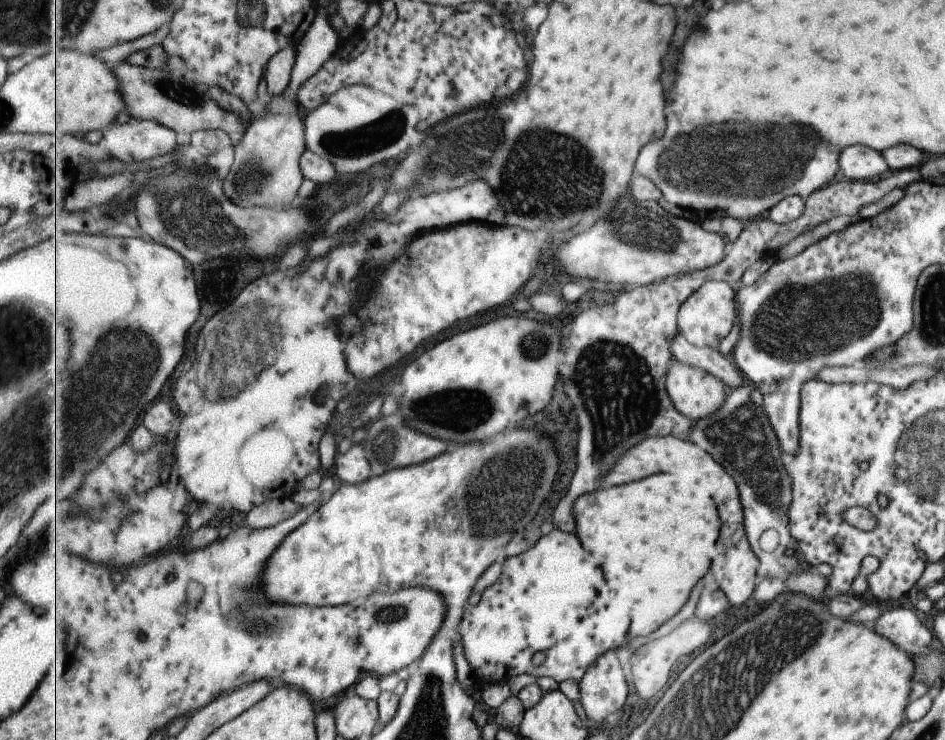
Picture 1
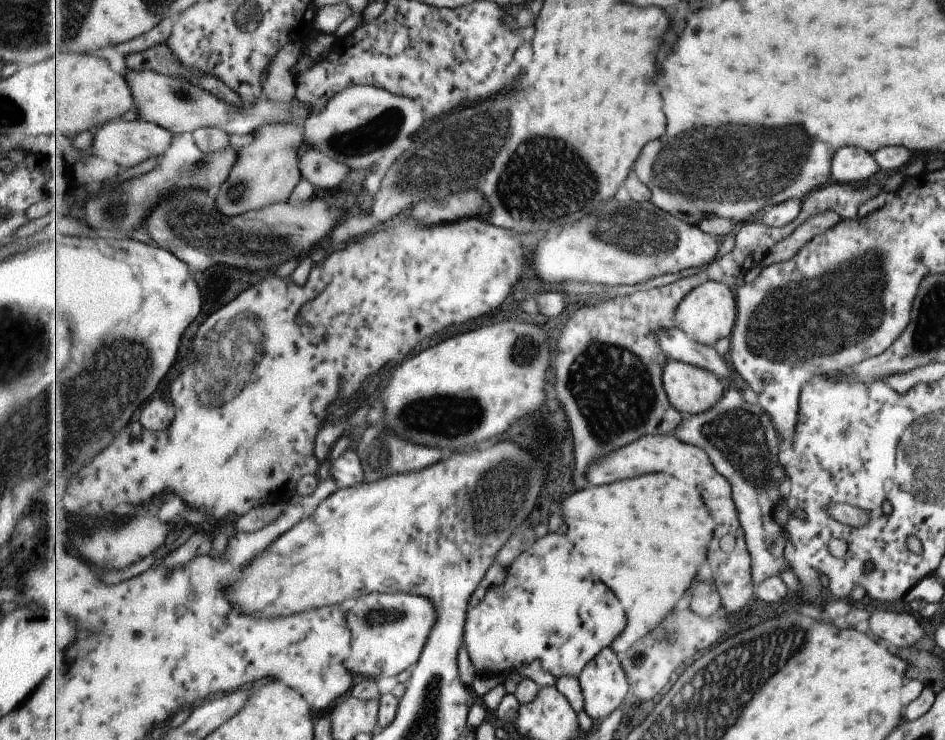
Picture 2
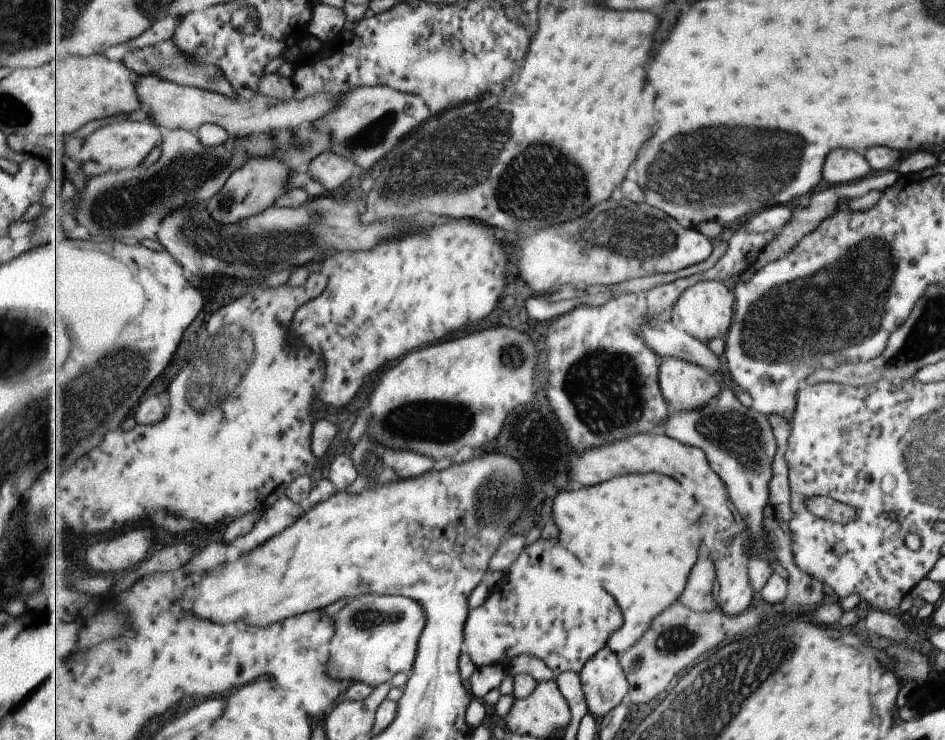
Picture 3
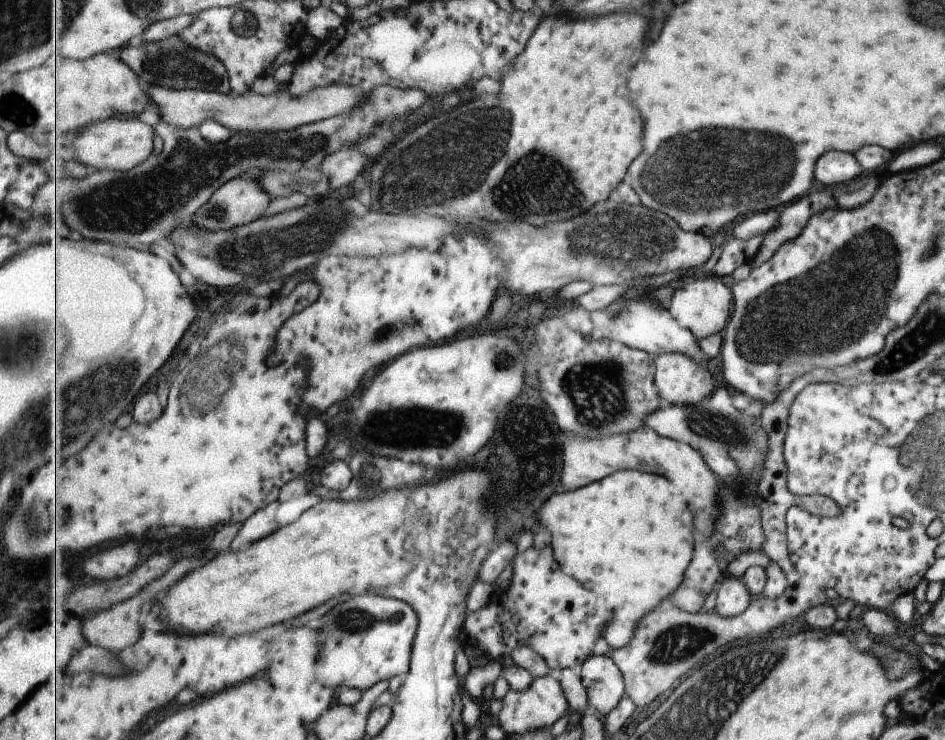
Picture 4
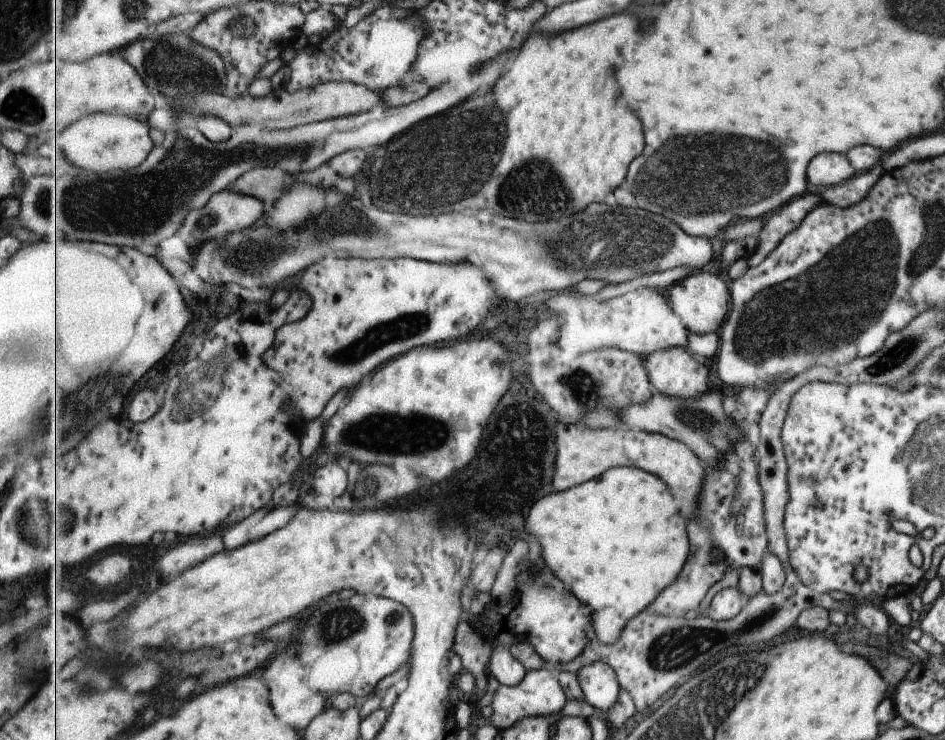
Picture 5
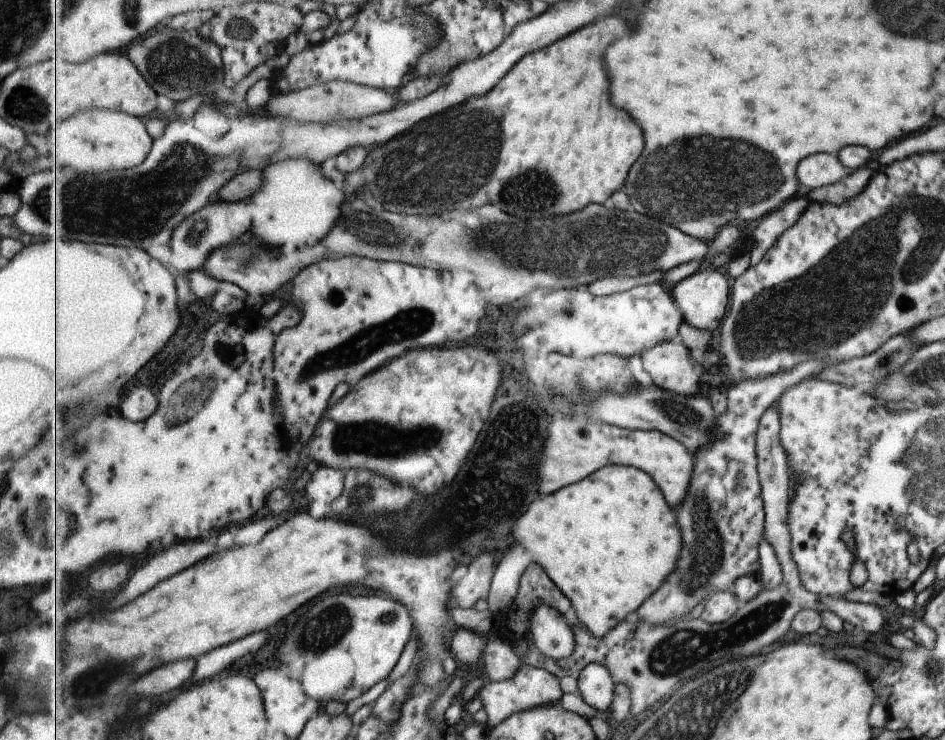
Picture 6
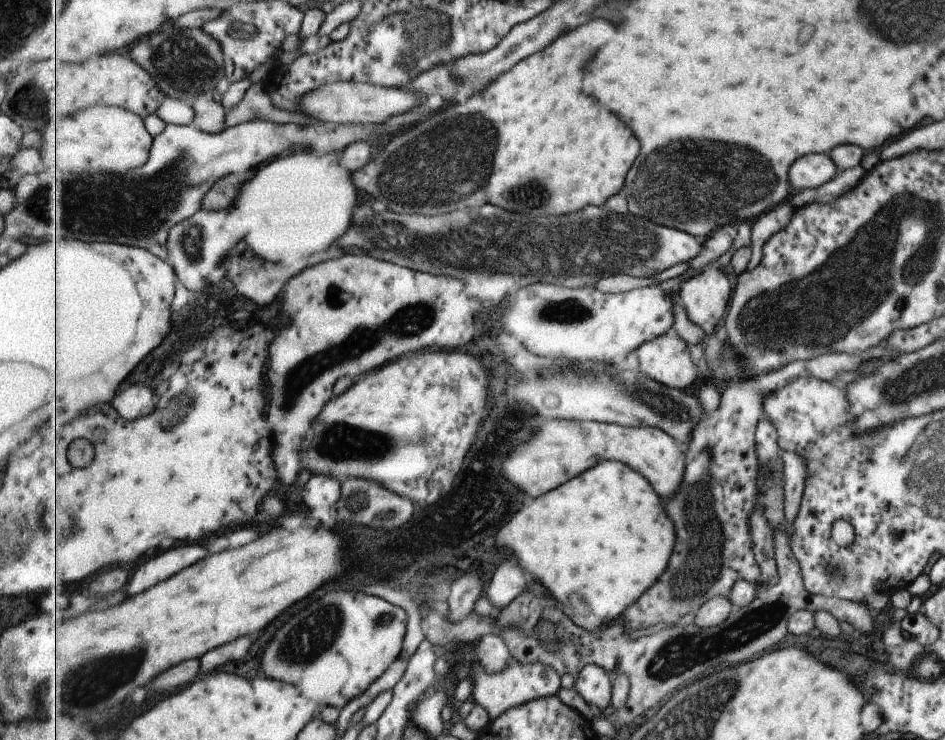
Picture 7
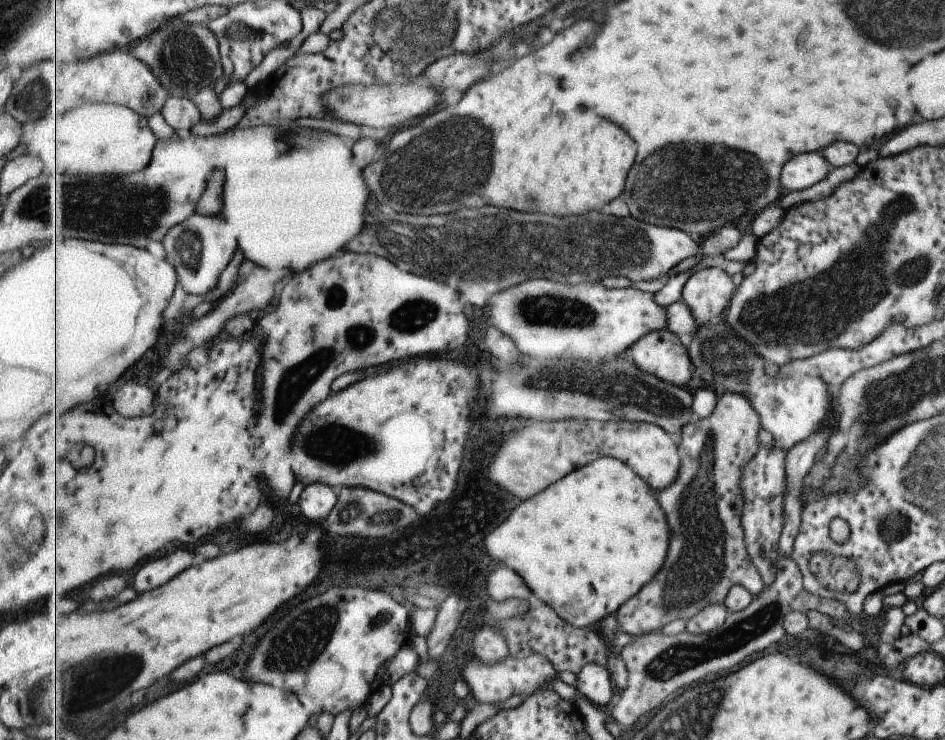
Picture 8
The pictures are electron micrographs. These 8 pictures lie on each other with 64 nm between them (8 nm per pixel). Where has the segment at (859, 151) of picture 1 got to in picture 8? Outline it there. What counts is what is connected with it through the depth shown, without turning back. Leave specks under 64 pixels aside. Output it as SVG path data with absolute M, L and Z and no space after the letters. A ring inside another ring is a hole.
M817 152L801 154L785 164L781 174L781 184L790 192L807 190L819 184L831 169L829 162Z

